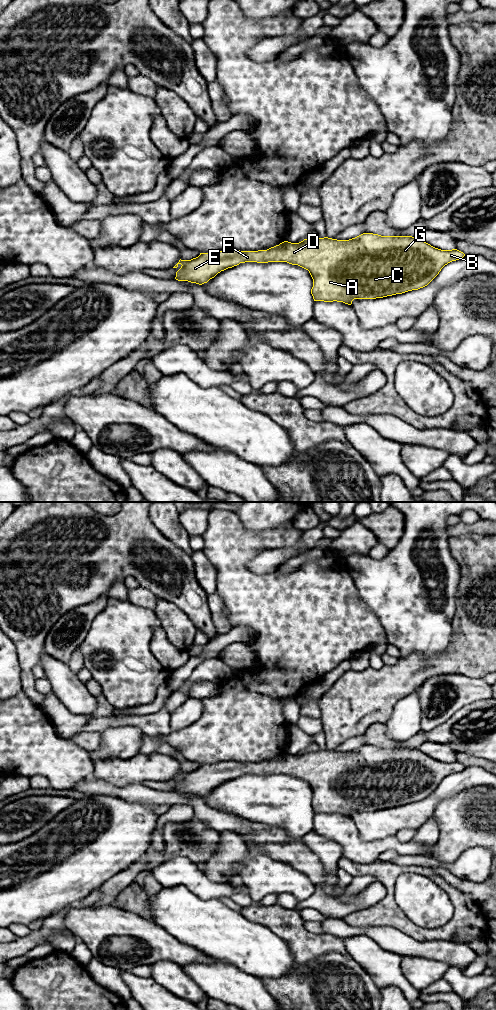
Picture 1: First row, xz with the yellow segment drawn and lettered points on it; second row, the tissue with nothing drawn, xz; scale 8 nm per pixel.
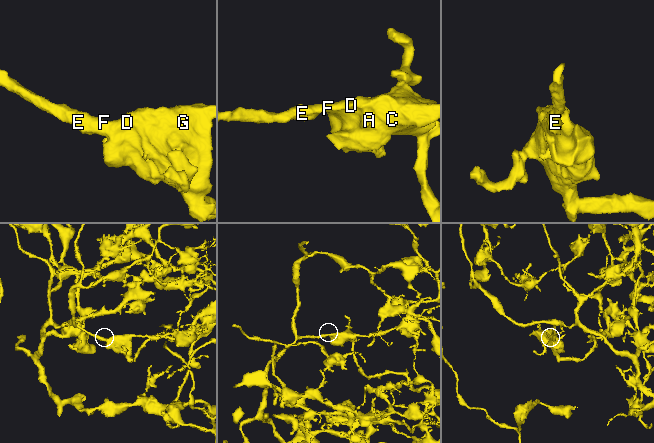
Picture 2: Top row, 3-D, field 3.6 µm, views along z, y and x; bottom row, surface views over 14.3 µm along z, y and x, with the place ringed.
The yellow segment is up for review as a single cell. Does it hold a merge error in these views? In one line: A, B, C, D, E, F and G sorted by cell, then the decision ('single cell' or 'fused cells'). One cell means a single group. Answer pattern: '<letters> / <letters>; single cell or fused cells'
A B C D F G / E; fused cells

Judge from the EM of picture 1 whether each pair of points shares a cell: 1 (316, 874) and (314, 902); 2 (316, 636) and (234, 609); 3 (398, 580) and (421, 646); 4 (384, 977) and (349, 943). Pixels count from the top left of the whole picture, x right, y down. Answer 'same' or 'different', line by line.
1: different
2: same
3: same
4: same

